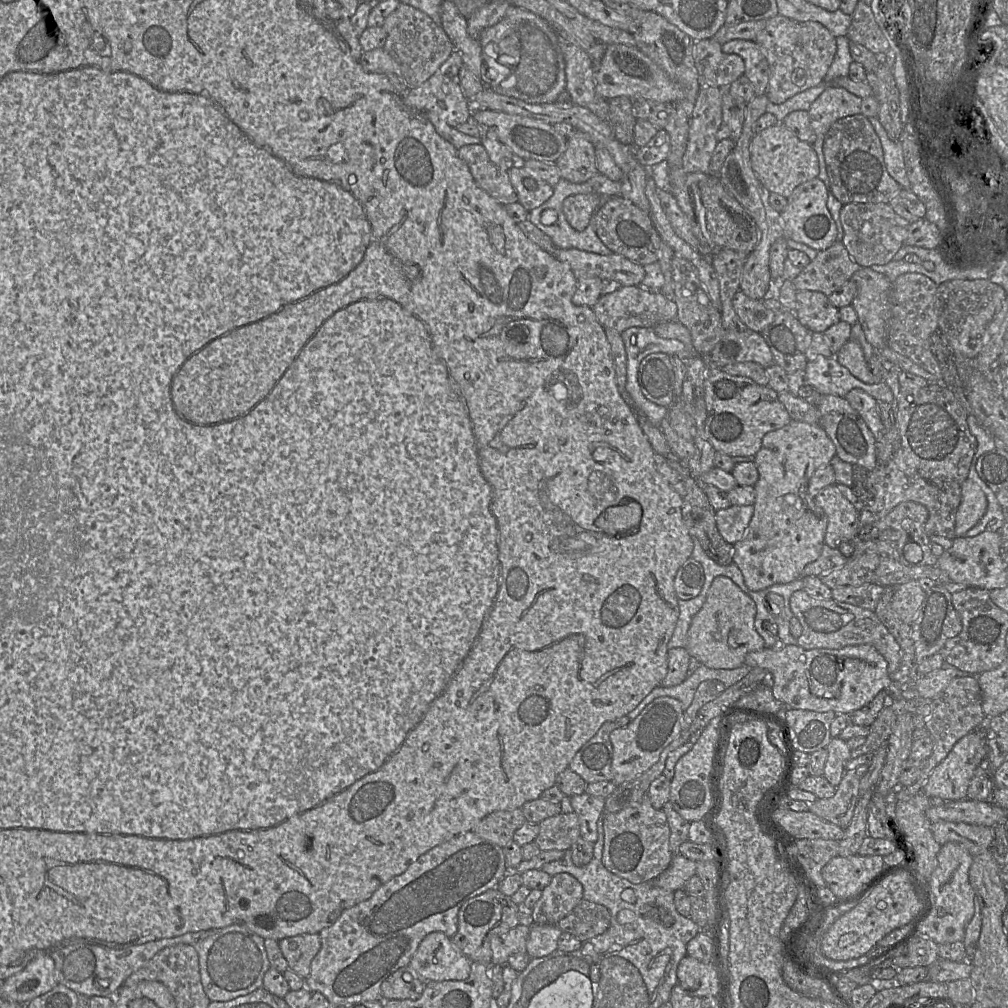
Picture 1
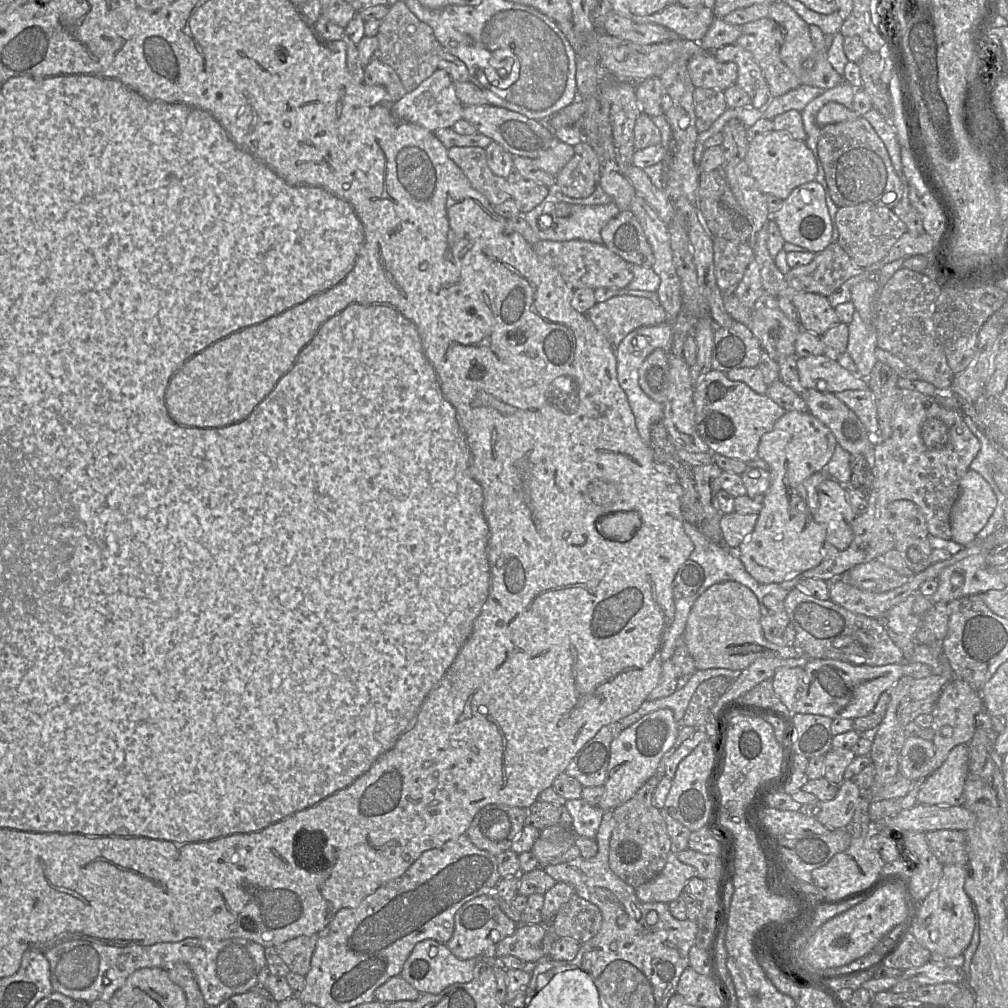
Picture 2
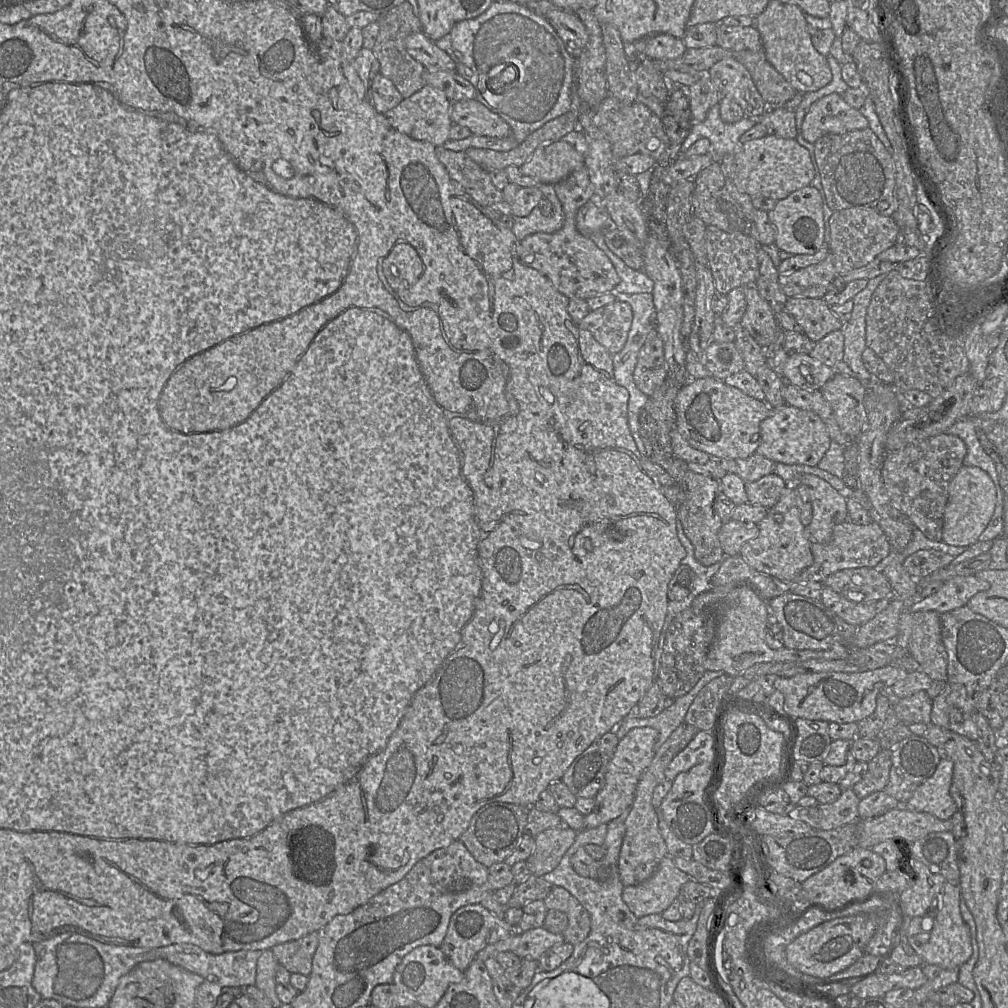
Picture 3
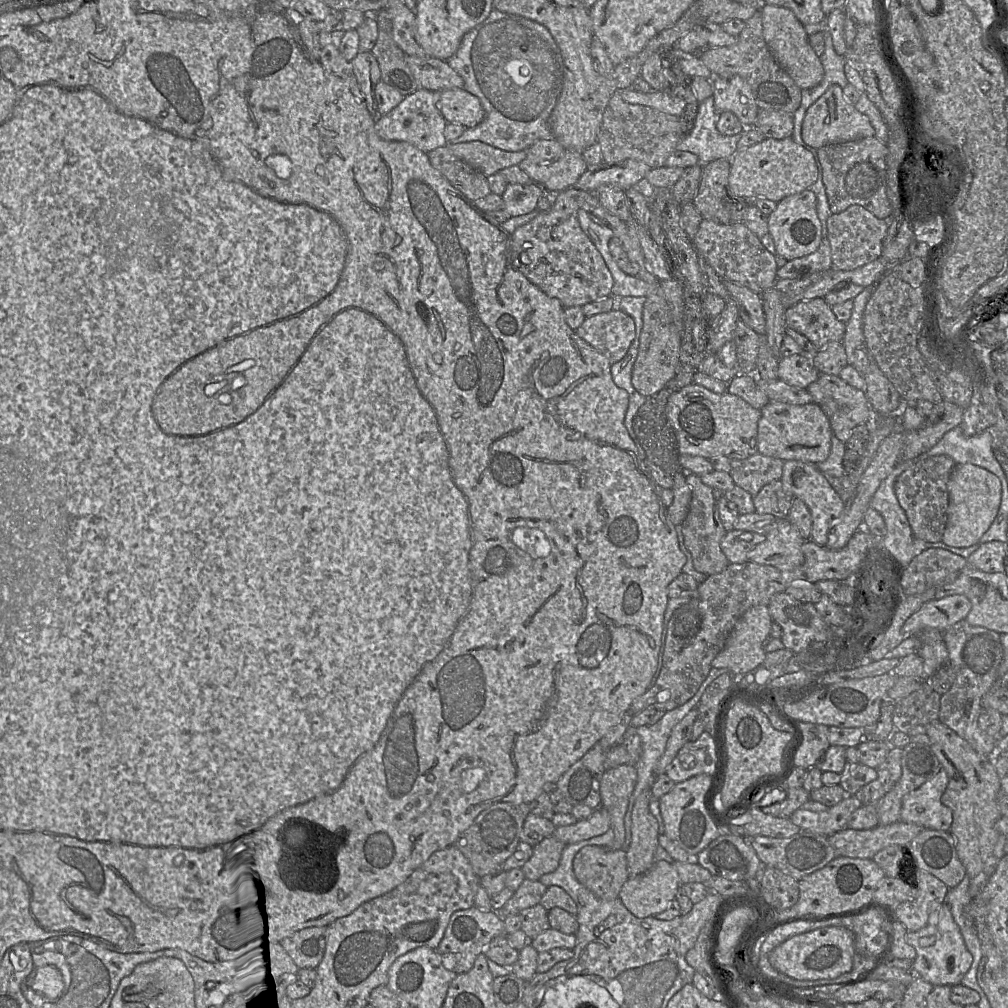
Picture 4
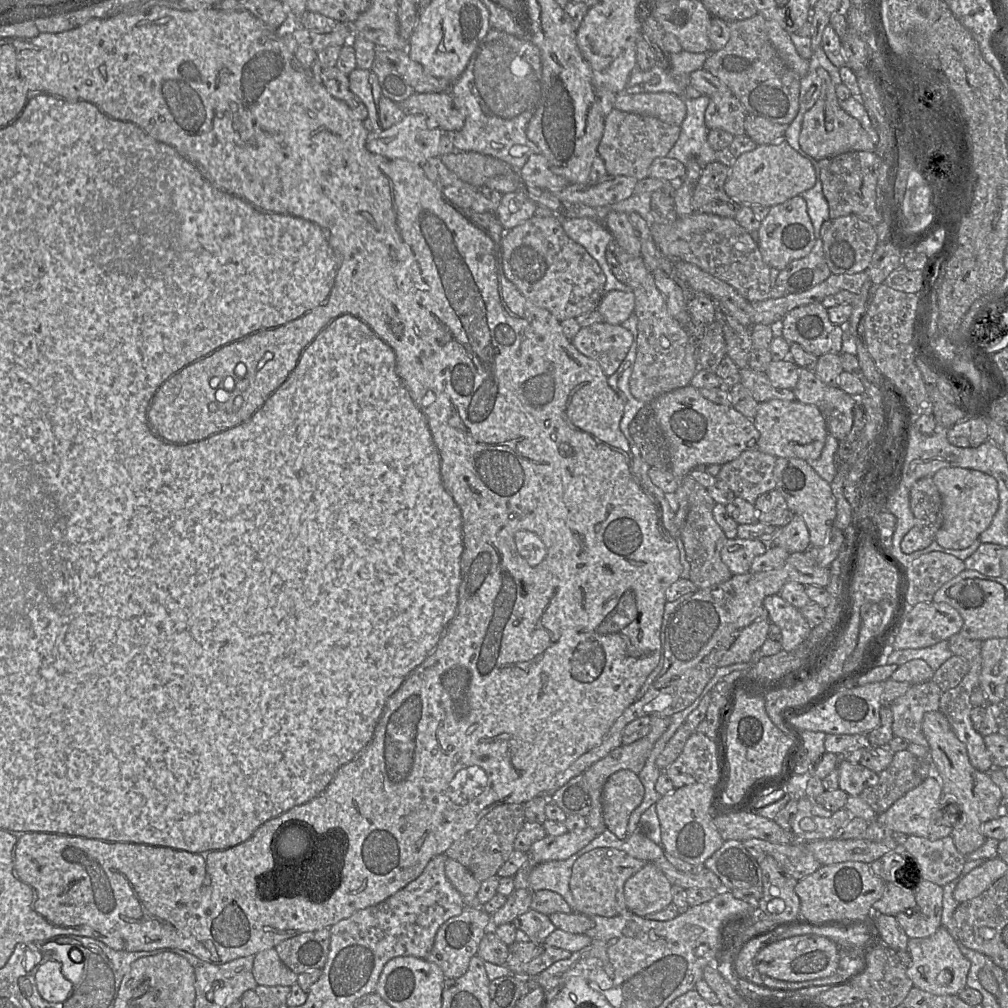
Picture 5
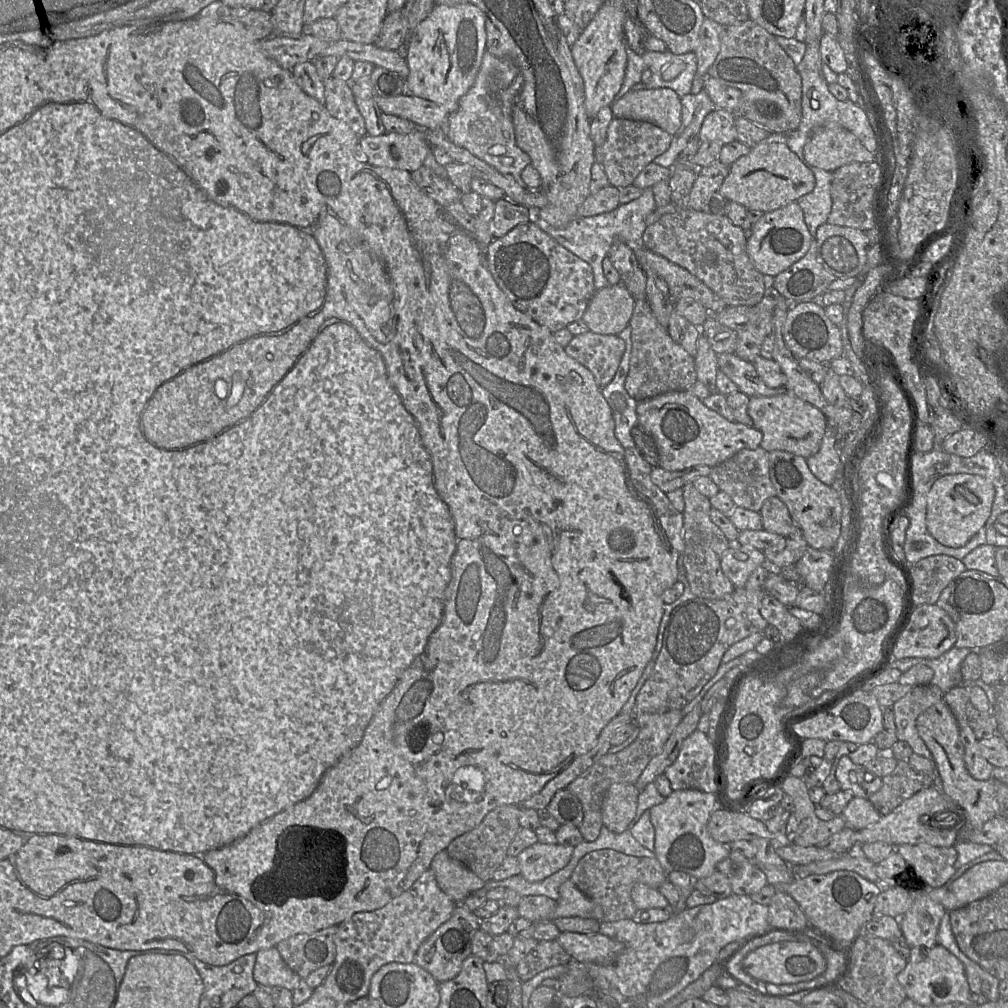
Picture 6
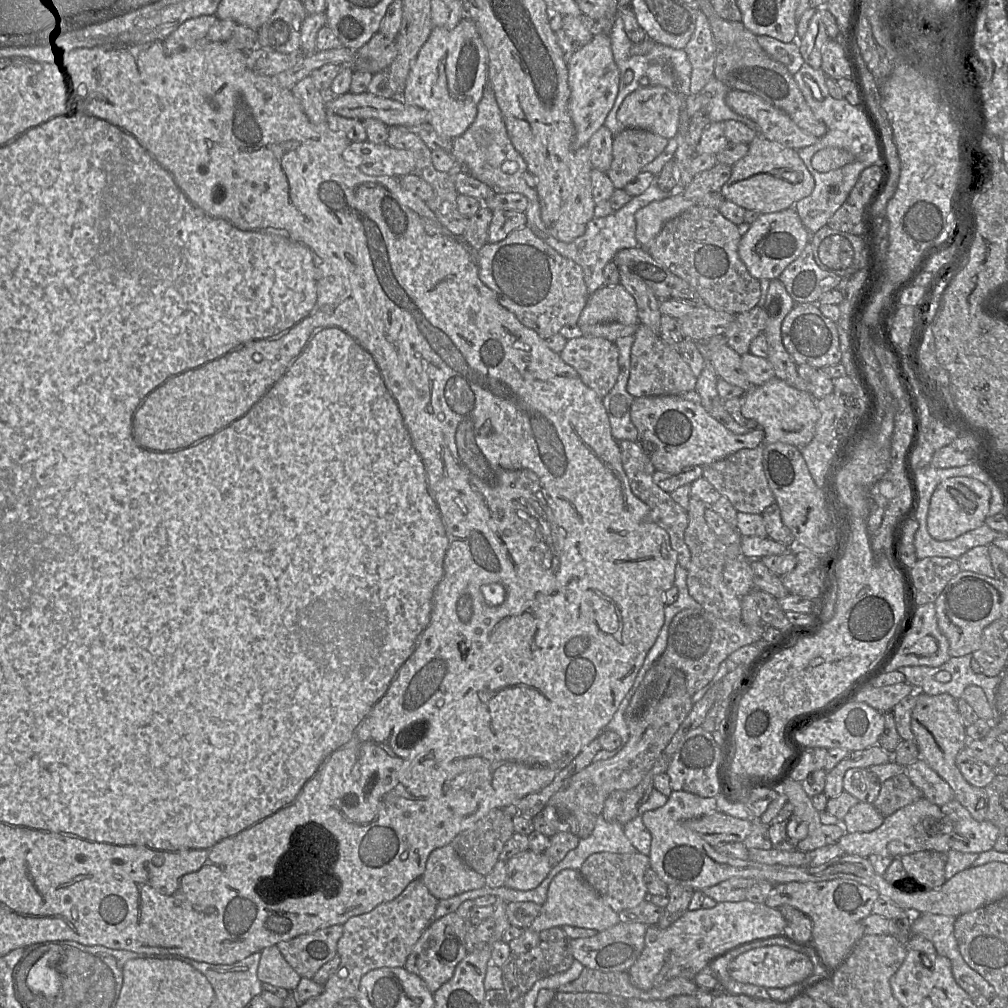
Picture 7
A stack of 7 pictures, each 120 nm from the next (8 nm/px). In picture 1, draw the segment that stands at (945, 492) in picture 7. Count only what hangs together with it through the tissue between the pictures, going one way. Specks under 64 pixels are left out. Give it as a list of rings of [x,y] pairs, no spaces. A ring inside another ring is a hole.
[[[967,478],[962,484],[961,503],[956,513],[955,535],[966,536],[987,511],[988,501],[982,489]]]

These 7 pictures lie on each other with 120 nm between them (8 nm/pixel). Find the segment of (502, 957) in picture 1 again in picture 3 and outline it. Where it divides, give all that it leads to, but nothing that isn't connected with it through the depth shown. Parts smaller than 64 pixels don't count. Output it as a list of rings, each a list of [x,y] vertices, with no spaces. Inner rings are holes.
[[[543,927],[519,932],[519,944],[512,951],[522,960],[538,961],[551,947],[564,943],[561,934],[550,933]]]

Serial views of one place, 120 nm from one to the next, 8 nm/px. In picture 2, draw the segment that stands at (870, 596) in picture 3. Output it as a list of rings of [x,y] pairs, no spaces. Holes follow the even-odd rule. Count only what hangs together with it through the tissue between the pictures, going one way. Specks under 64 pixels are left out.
[[[875,559],[859,564],[836,580],[846,580],[851,585],[874,593],[883,593],[902,586],[910,575],[901,575]]]

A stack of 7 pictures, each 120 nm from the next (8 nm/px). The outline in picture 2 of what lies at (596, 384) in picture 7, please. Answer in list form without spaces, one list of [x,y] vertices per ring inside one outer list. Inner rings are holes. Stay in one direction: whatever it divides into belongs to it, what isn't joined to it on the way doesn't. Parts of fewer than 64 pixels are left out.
[[[616,295],[597,302],[584,315],[613,346],[619,345],[636,328],[667,322],[667,314],[660,303],[633,295]]]

